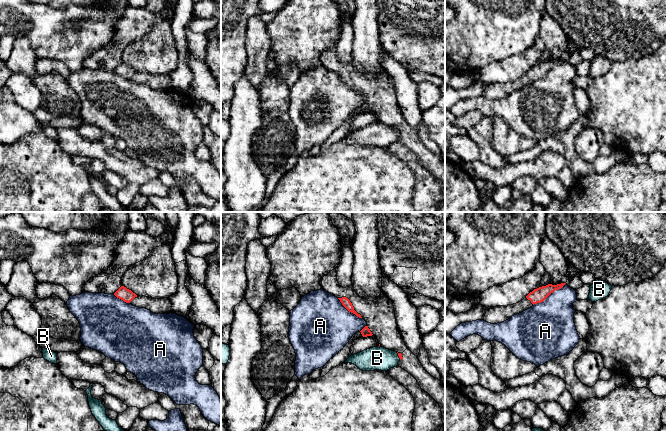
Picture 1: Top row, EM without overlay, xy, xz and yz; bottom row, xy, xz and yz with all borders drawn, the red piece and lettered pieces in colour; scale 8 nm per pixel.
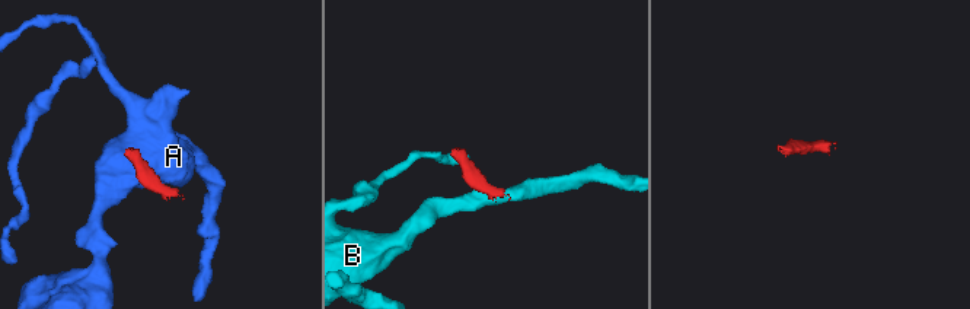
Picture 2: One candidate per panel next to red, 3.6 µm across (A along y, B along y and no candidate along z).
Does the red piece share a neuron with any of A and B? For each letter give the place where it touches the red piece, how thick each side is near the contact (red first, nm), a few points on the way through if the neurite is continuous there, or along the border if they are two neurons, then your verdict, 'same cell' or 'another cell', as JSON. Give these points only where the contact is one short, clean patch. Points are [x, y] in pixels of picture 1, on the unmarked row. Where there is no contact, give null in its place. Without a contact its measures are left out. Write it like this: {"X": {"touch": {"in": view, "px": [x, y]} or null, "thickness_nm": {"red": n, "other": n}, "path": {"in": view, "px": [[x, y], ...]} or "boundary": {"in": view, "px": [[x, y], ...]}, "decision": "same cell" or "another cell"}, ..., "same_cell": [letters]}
{"A": {"touch": {"in": "yz", "px": [549, 70]}, "thickness_nm": {"red": 120, "other": 400}, "boundary": {"in": "yz", "px": [[565, 59], [560, 64], [551, 68], [542, 77], [533, 81]]}, "decision": "another cell"}, "B": {"touch": {"in": "xz", "px": [398, 131]}, "thickness_nm": {"red": 30, "other": 190}, "boundary": {"in": "xz", "px": [[396, 128], [400, 135]]}, "decision": "another cell"}, "same_cell": []}

